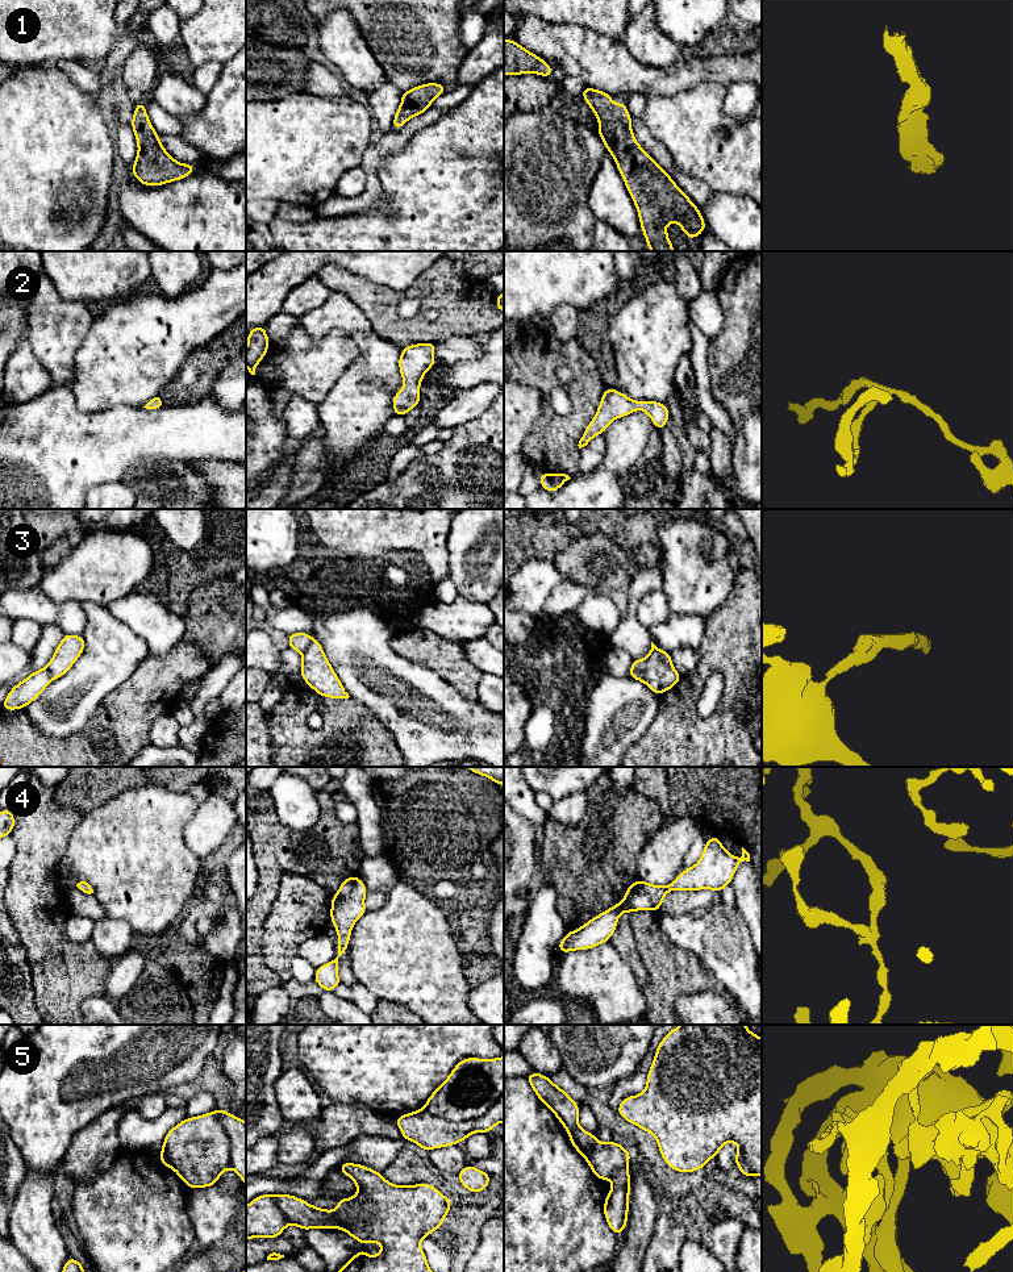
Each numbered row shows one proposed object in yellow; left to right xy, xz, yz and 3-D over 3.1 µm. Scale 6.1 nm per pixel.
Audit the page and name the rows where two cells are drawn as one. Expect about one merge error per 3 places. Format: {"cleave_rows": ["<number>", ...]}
{"cleave_rows": ["3", "5"]}

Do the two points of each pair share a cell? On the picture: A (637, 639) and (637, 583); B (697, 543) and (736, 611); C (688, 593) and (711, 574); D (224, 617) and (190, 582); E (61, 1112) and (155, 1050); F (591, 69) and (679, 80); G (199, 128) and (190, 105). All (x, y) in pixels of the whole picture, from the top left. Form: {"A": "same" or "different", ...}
{"A": "same", "B": "different", "C": "same", "D": "same", "E": "same", "F": "same", "G": "different"}

